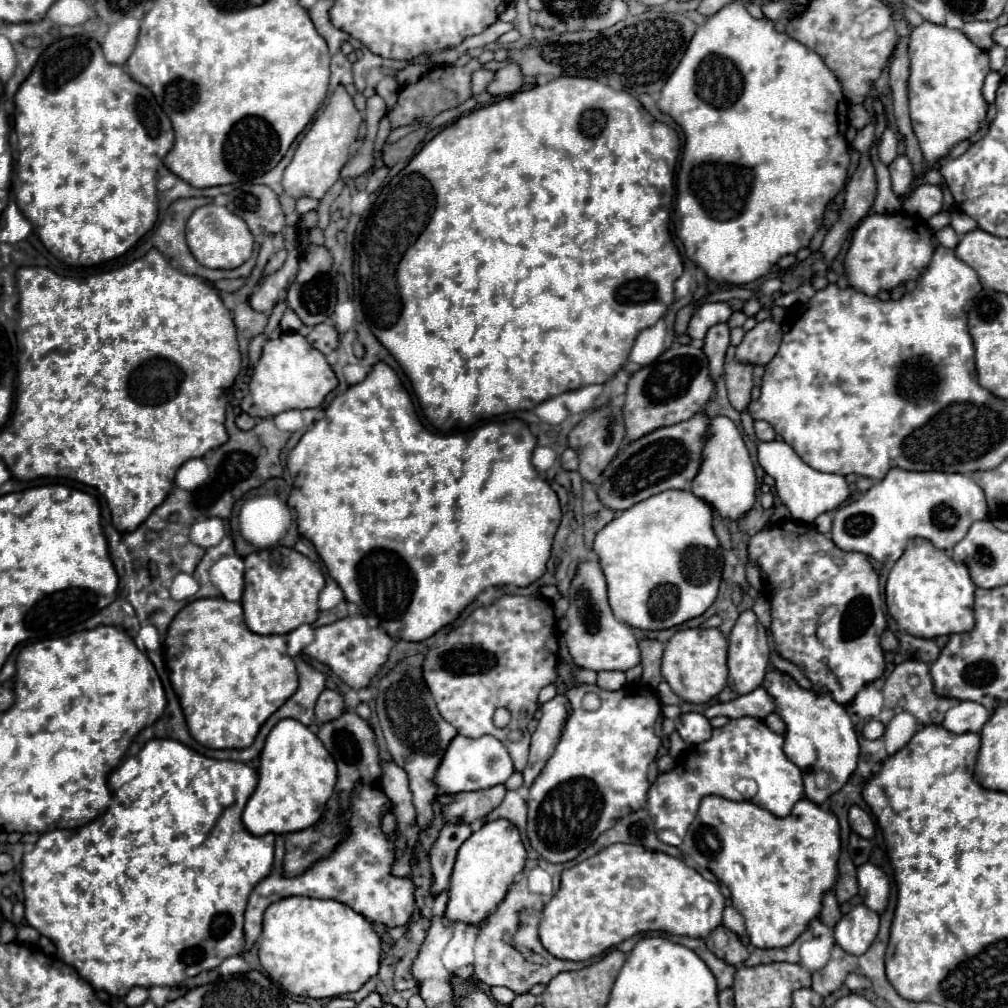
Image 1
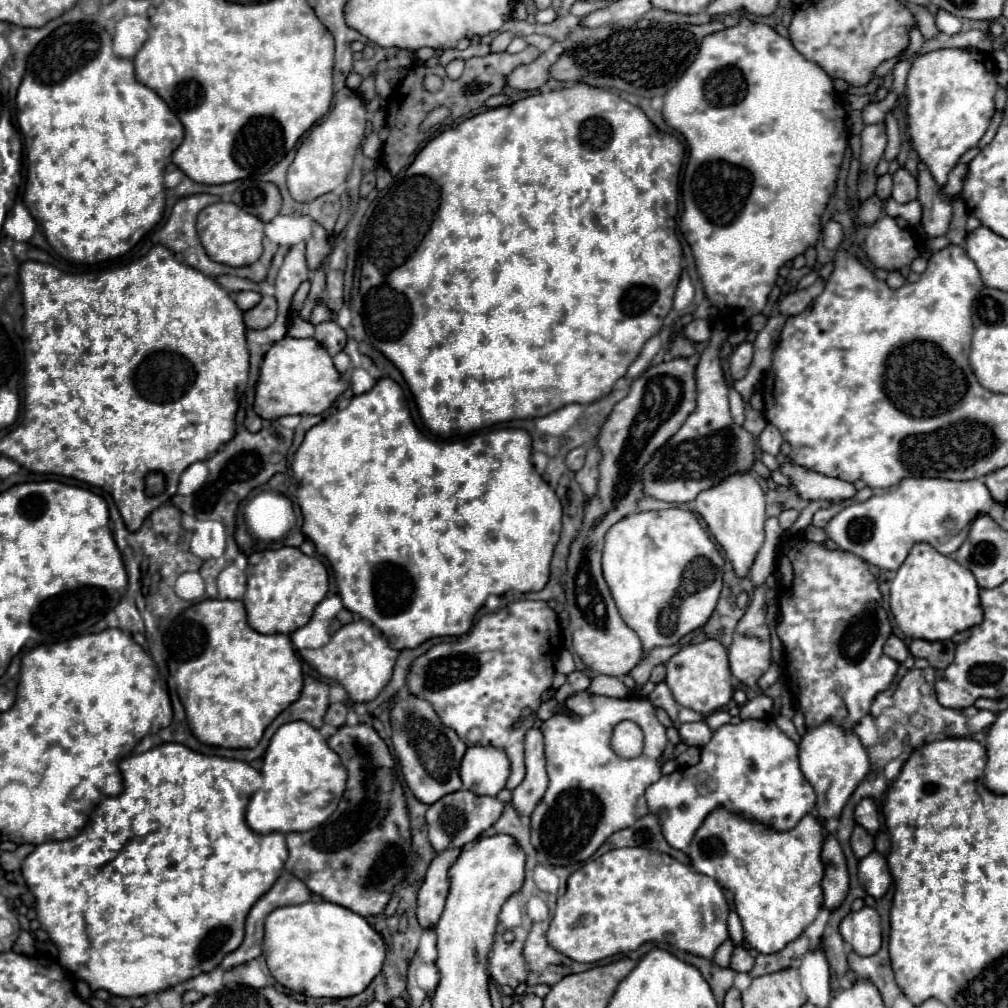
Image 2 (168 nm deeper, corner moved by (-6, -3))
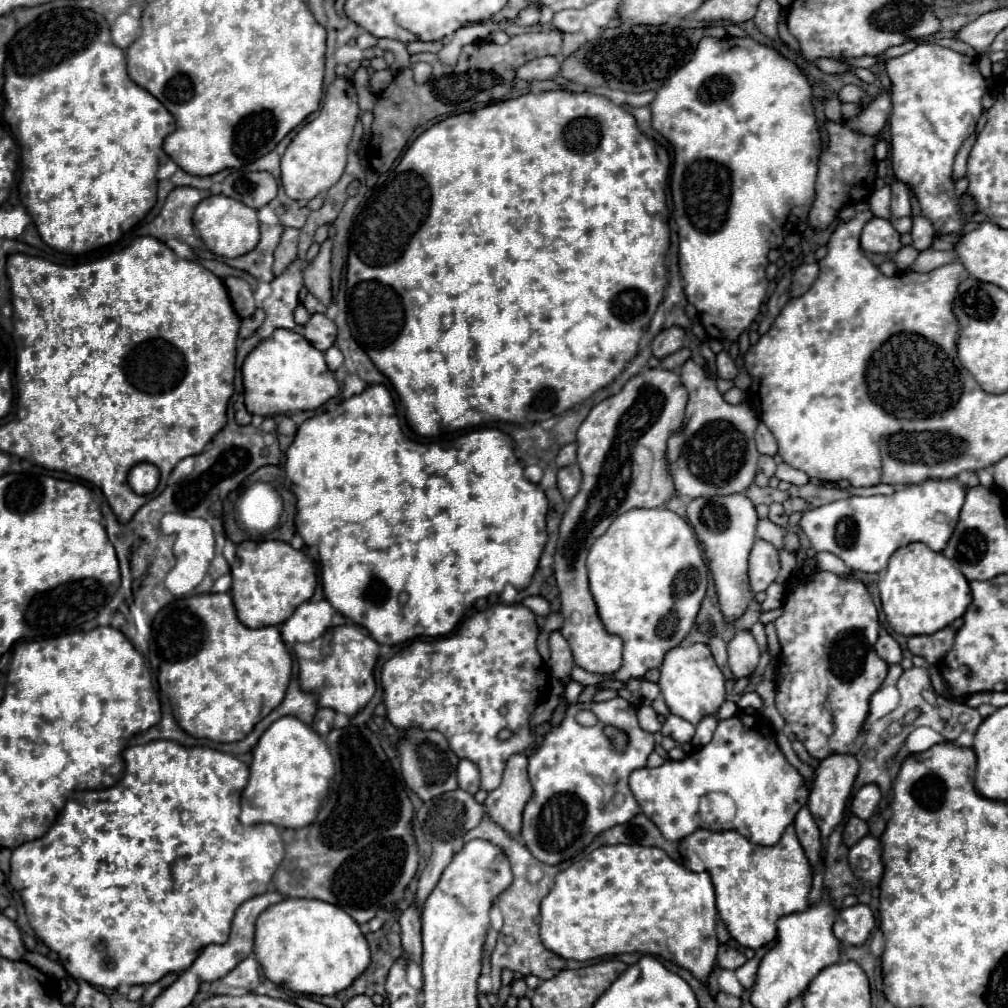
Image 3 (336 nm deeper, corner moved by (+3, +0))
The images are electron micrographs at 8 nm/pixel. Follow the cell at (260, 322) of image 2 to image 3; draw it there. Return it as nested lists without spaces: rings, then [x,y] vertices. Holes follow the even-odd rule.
[[[257,309],[253,317],[249,317],[249,319],[243,319],[243,323],[241,323],[241,329],[239,329],[239,337],[241,337],[241,339],[247,339],[247,337],[251,337],[251,335],[253,335],[253,333],[259,329],[259,325],[263,323],[263,319],[265,319],[265,313],[263,313],[263,309]]]

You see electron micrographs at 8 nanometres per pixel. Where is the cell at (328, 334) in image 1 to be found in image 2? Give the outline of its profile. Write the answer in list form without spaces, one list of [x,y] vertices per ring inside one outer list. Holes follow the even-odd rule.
[[[326,320],[318,324],[314,338],[326,348],[330,356],[336,356],[346,346],[346,332],[334,320]]]

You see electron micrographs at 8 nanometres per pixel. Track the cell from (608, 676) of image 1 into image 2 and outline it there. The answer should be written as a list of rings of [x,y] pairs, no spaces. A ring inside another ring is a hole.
[[[594,676],[588,692],[612,696],[612,698],[626,698],[630,694],[630,690],[624,686],[624,682],[618,678],[612,678],[612,676]]]

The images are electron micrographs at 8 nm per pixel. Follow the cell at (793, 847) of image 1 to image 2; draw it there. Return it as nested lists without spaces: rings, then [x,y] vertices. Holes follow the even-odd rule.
[[[718,806],[704,818],[686,854],[702,874],[708,874],[708,864],[714,864],[714,878],[734,892],[744,938],[754,950],[774,954],[796,940],[822,908],[822,840],[826,836],[828,830],[814,814],[806,814],[792,830],[778,832],[742,812]]]

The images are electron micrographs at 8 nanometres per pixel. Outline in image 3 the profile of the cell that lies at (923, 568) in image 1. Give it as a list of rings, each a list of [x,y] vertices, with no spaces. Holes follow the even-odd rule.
[[[909,543],[897,549],[889,559],[889,567],[879,573],[877,589],[889,625],[895,633],[905,637],[941,631],[963,617],[971,603],[969,583],[961,569],[943,553],[931,551],[925,543]]]

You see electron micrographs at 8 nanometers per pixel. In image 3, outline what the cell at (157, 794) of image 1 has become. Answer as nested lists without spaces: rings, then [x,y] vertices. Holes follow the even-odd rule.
[[[151,741],[145,745],[127,747],[123,751],[127,763],[125,777],[109,787],[99,791],[73,791],[67,797],[59,819],[51,825],[45,837],[29,841],[13,849],[11,853],[11,887],[21,895],[29,923],[37,937],[59,955],[63,967],[75,979],[83,979],[95,987],[117,989],[121,983],[127,985],[151,985],[165,977],[167,973],[179,973],[191,967],[203,947],[211,943],[225,943],[231,933],[231,921],[241,903],[247,899],[269,891],[271,877],[279,863],[285,857],[281,829],[275,825],[241,825],[239,821],[239,795],[247,785],[249,767],[233,755],[209,749],[209,747],[183,747],[175,741]]]

